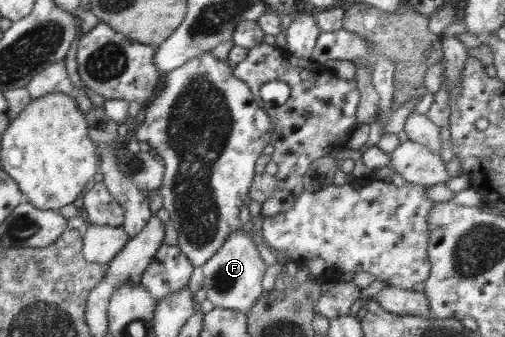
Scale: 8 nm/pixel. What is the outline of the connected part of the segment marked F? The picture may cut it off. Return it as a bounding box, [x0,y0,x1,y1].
[200,230,267,312]

